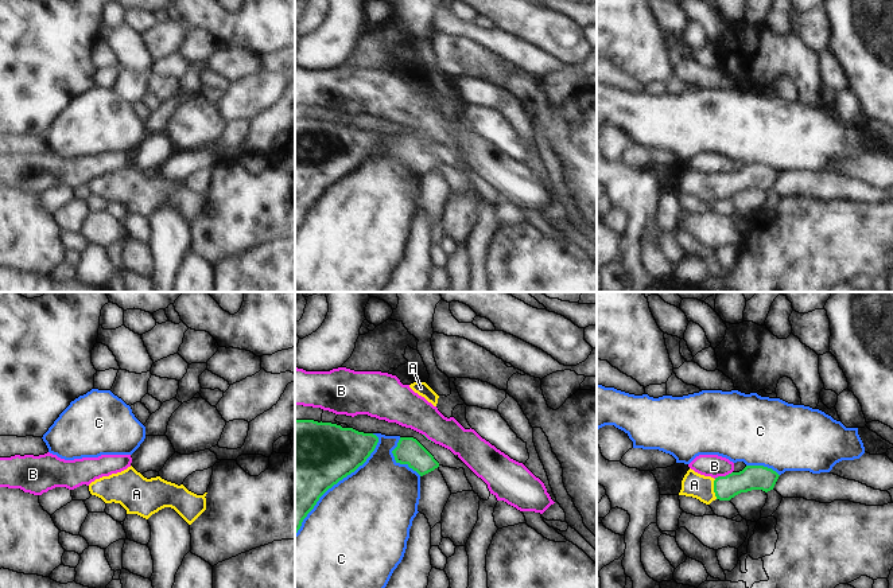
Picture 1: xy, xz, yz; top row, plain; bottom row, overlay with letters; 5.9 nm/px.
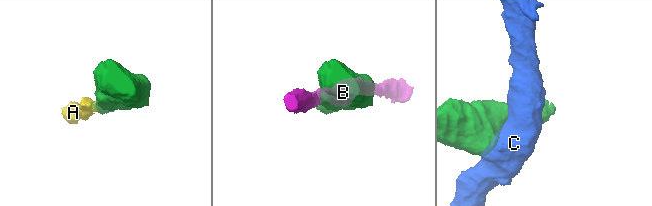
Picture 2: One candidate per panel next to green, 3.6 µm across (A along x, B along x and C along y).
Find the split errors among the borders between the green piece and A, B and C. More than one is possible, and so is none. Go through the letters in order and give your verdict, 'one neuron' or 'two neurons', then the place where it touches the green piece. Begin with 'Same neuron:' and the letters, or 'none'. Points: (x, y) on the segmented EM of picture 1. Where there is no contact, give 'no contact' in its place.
Same neuron: A
A: one neuron; meets green in yz at (714, 489)
B: two neurons; meets green in yz at (722, 476)
C: two neurons; meets green in xz at (337, 482)

